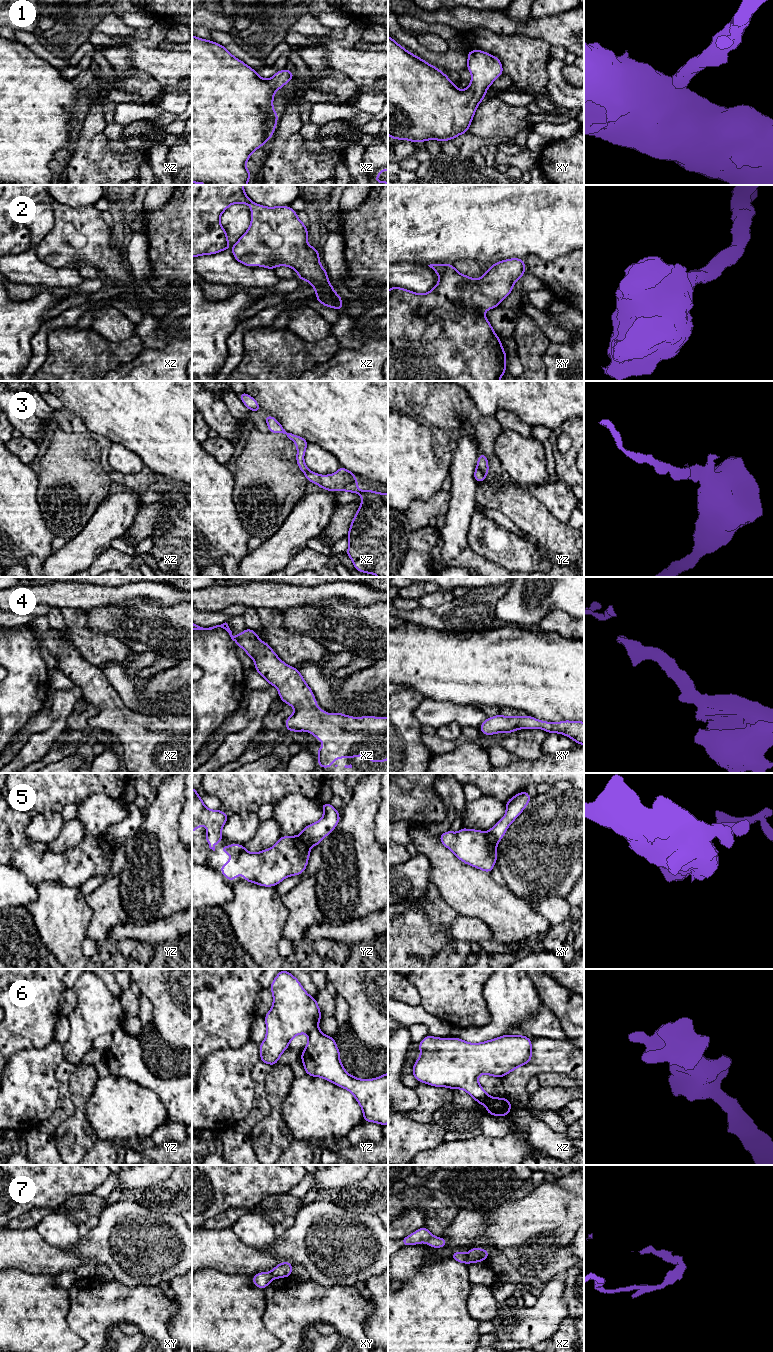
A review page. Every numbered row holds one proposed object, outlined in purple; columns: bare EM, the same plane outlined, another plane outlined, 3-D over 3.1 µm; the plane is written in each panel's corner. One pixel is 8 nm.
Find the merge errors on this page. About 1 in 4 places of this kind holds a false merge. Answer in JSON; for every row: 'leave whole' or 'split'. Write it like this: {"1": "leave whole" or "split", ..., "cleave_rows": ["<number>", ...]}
{"1": "leave whole", "2": "leave whole", "3": "split", "4": "leave whole", "5": "split", "6": "leave whole", "7": "split", "cleave_rows": ["3", "5", "7"]}

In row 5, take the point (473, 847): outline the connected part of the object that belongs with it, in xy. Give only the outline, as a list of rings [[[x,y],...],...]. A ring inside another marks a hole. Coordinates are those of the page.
[[[462,827],[457,833],[448,830],[438,837],[441,843],[451,850],[460,861],[491,873],[497,861],[497,845],[491,840],[487,832]]]

